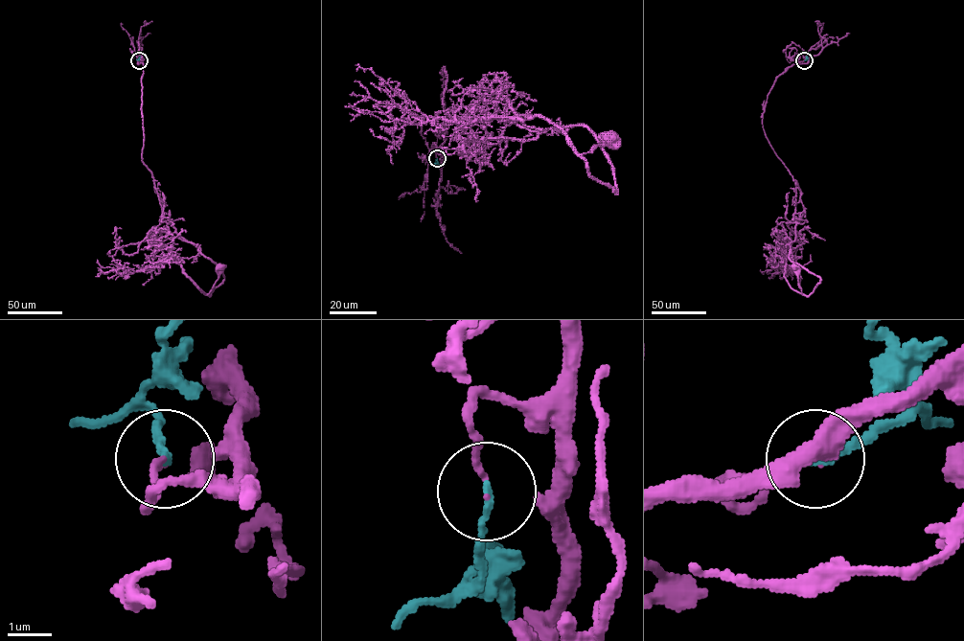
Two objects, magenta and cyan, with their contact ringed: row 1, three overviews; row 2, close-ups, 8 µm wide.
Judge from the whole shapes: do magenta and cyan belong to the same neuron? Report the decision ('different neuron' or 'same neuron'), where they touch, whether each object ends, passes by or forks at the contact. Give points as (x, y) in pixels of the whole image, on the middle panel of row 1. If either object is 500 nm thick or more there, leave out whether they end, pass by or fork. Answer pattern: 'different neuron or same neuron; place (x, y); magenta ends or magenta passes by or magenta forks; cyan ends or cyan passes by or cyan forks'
same neuron; place (437, 158); magenta ends; cyan ends

